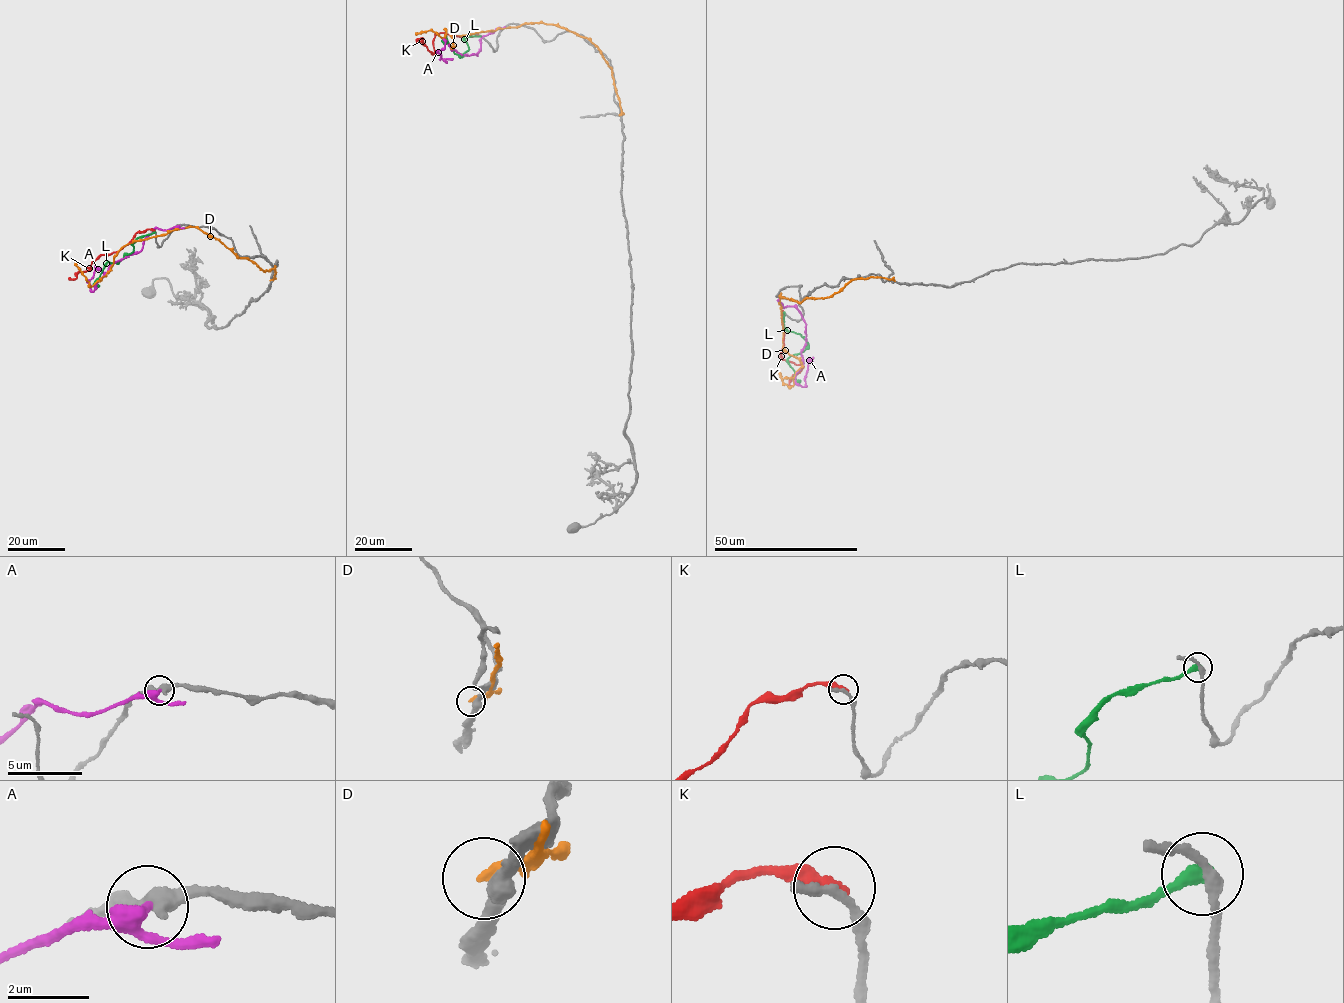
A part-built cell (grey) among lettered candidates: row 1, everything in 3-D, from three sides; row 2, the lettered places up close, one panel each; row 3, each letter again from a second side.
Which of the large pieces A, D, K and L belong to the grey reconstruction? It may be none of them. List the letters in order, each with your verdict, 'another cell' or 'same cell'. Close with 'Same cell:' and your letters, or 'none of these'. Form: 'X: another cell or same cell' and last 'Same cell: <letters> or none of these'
A: another cell
D: another cell
K: another cell
L: another cell
Same cell: none of these

